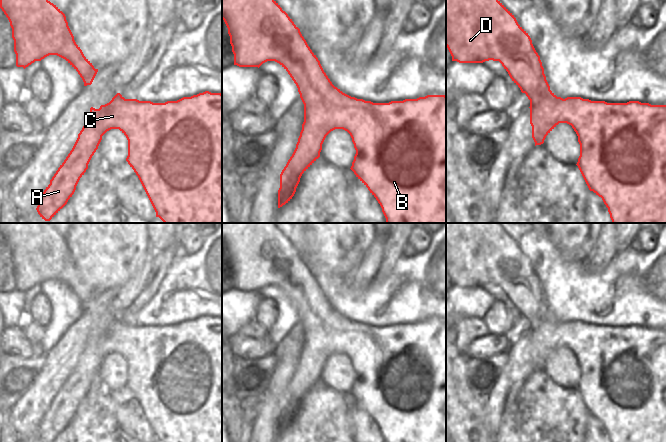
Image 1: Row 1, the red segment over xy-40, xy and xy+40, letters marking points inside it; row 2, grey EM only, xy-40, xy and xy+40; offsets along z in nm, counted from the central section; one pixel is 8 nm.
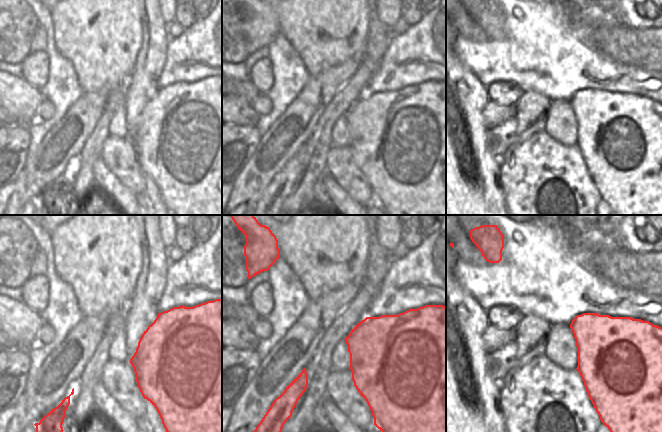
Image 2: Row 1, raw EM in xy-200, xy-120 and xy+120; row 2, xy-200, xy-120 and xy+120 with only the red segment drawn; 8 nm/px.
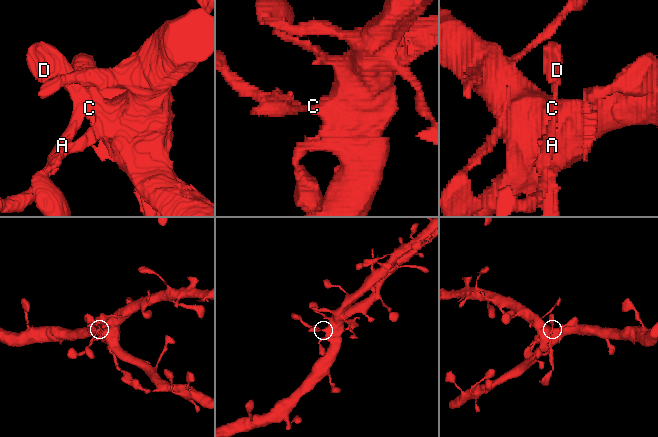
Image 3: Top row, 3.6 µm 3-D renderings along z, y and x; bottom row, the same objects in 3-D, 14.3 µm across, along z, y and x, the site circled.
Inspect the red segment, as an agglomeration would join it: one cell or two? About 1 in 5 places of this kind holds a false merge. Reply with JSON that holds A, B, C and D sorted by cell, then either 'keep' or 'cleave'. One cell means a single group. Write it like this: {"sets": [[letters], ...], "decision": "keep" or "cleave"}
{"sets": [["A", "B", "C", "D"]], "decision": "keep"}

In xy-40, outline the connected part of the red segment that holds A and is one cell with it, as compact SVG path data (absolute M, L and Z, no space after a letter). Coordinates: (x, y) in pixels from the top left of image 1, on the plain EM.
M205 315L177 325L153 327L125 323L117 317L99 333L90 332L78 362L44 414L36 432L42 442L54 441L76 414L80 402L98 373L102 360L111 353L119 353L128 364L126 385L138 400L159 442L222 442L222 318Z

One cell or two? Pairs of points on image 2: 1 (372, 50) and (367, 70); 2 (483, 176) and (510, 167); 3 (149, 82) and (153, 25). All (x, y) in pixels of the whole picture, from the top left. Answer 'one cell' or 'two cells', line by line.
1: two cells
2: two cells
3: one cell

